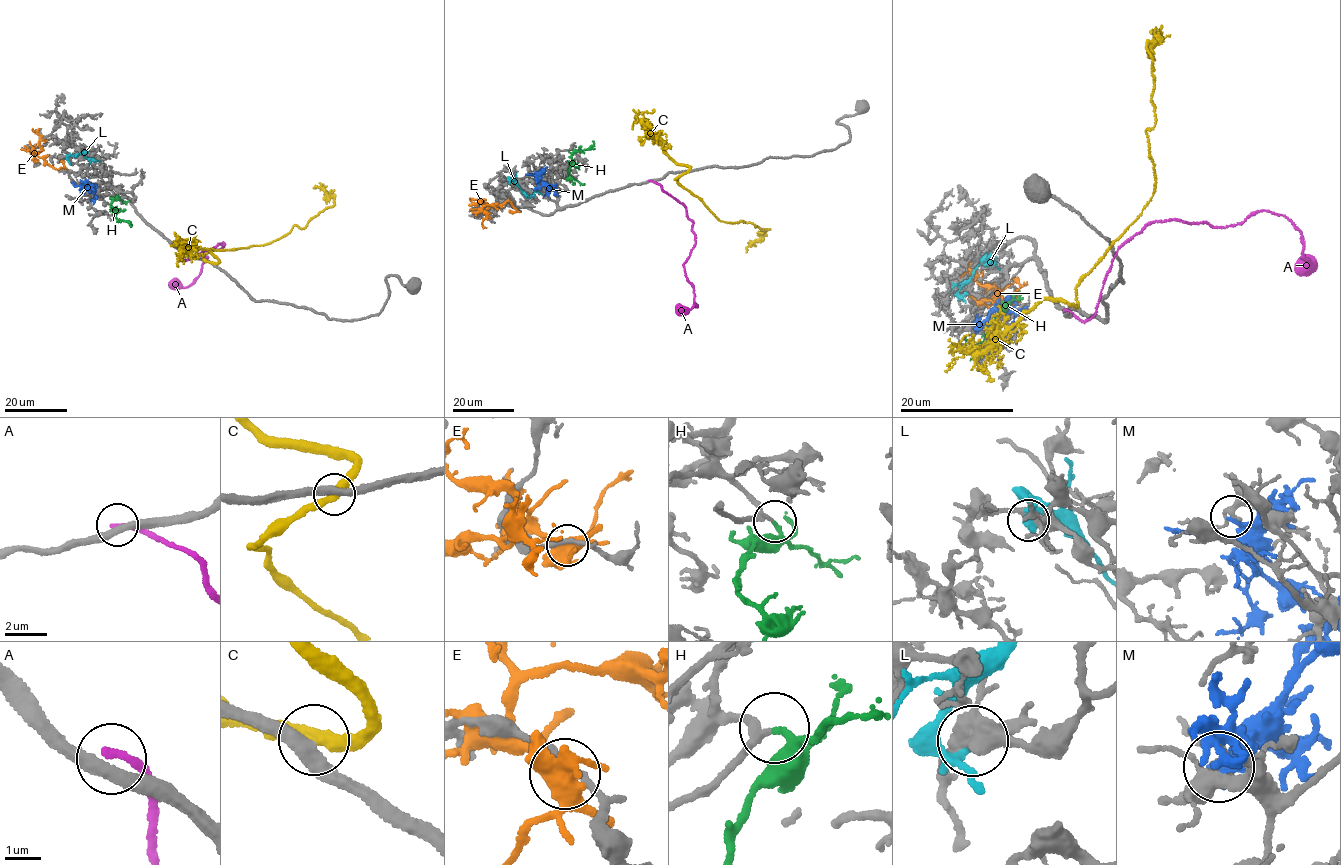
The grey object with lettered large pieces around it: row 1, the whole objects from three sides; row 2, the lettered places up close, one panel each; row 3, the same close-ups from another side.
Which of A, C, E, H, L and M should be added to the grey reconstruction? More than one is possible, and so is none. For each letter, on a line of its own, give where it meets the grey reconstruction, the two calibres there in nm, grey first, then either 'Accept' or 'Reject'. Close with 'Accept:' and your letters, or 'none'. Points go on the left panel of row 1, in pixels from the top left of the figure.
A: Touches grey at (177, 247). Thickness 360 nm (grey) against 240 nm. Reject
C: Touches grey at (214, 263). Thickness 380 nm (grey) against 380 nm. Reject
E: Touches grey at (35, 159). Thickness 180 nm (grey) against 460 nm. Reject
H: Touches grey at (116, 196). Thickness 180 nm (grey) against 140 nm. Accept
L: Touches grey at (66, 157). Thickness 400 nm (grey) against 240 nm. Reject
M: Touches grey at (81, 187). Thickness 240 nm (grey) against 280 nm. Reject
Accept: H

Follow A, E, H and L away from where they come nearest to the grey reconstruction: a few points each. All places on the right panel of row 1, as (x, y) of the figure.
A: (1064, 311), (1092, 316), (1115, 252), (1153, 222), (1233, 226), (1259, 211), (1285, 215), (1299, 231), (1306, 268)
E: (1010, 302), (998, 298), (993, 301), (997, 299), (1005, 304), (1019, 287), (1014, 280), (1012, 284)
H: (1003, 301), (993, 330), (977, 344), (976, 354), (979, 350), (970, 360)
L: (964, 294), (960, 295), (958, 291), (980, 262), (990, 264), (993, 261), (989, 261), (997, 257)

